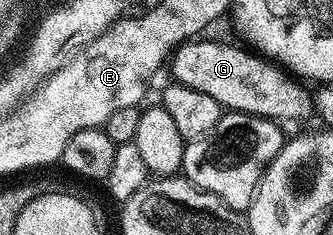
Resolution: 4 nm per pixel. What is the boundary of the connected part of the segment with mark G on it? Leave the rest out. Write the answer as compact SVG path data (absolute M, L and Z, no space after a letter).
M190 39L173 50L172 80L176 84L195 87L195 91L211 95L211 99L218 101L226 110L268 117L270 121L278 123L305 121L309 116L314 116L314 96L300 85L302 82L292 72L256 52L248 53L237 45L205 40Z

